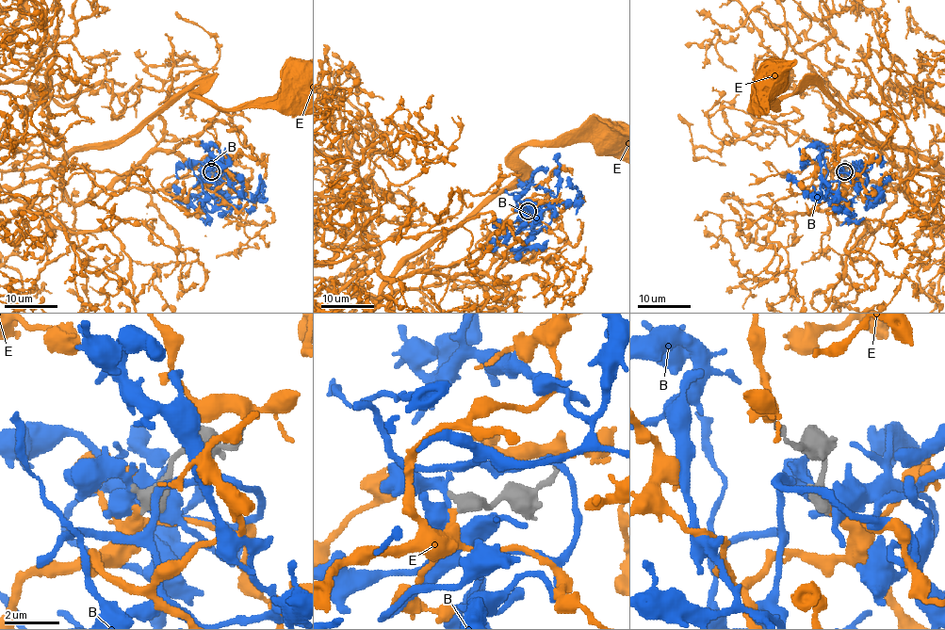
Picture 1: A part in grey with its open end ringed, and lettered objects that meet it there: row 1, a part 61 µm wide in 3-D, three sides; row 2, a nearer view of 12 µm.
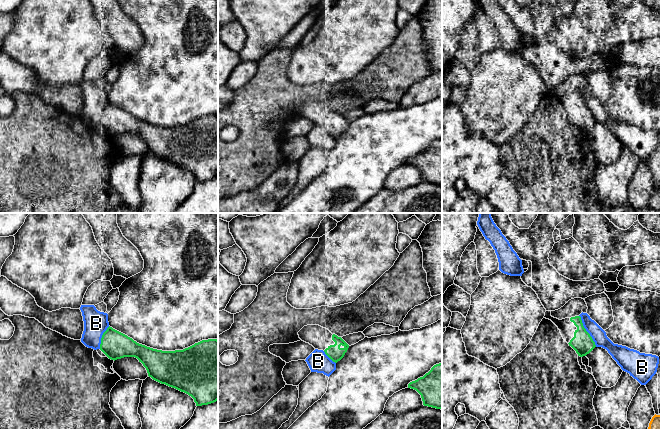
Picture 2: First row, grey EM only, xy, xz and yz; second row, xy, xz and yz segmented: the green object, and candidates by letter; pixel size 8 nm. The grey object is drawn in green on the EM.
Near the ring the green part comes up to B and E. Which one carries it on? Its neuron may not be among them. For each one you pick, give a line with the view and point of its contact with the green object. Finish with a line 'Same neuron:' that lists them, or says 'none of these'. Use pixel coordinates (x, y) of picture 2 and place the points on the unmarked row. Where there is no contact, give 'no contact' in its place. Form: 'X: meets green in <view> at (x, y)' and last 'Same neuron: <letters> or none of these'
Same neuron: none of these

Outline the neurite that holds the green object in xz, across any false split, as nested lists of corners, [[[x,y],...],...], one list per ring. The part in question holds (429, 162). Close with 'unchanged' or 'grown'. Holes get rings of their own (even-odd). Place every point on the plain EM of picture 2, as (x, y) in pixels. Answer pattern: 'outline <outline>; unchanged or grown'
outline [[[442,139],[434,141],[423,153],[408,160],[422,174],[423,181],[442,186]]]; unchanged

